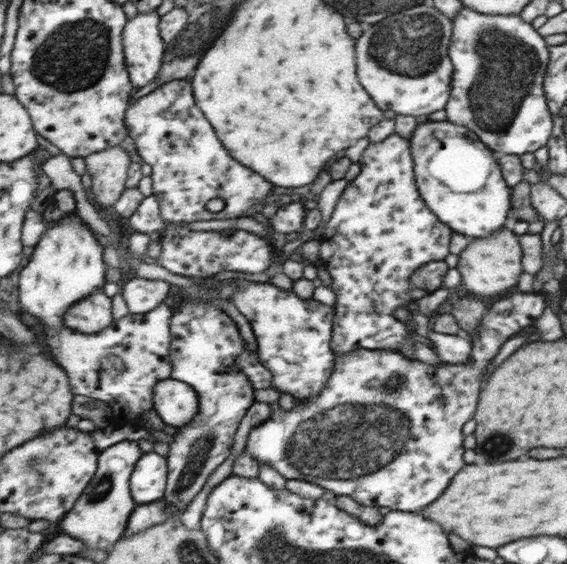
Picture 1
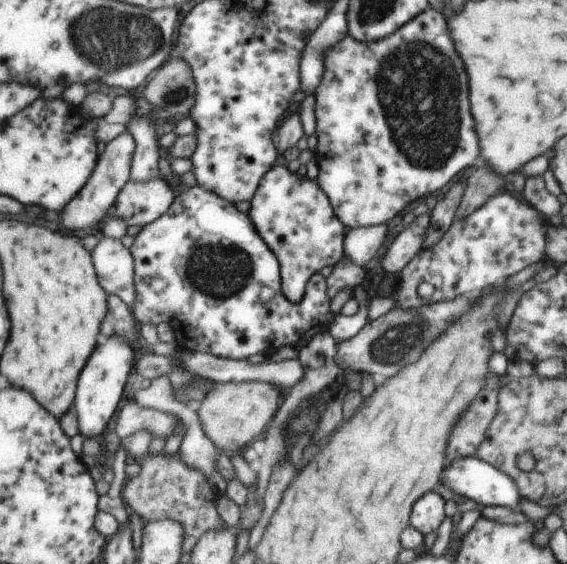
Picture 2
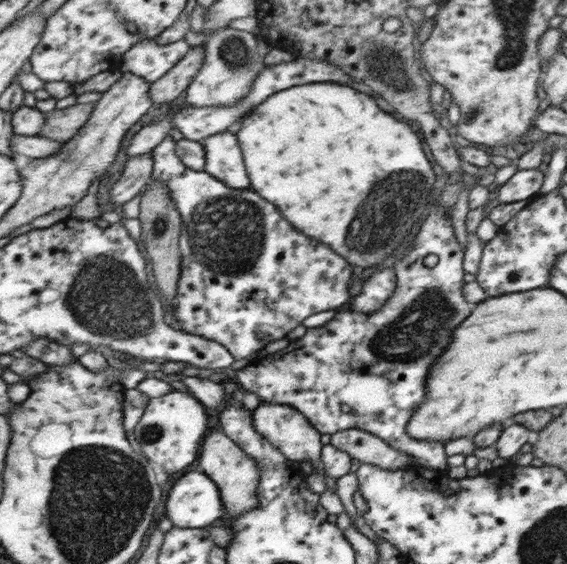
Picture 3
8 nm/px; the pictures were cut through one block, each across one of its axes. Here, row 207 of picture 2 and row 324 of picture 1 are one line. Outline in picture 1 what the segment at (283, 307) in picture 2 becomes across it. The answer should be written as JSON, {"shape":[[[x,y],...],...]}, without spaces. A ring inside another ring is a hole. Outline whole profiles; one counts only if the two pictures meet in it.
{"shape":[[[184,298],[173,312],[172,378],[189,383],[196,390],[201,408],[187,425],[177,428],[169,442],[168,488],[163,499],[170,512],[184,512],[209,474],[229,456],[239,421],[257,403],[253,383],[239,371],[232,370],[235,358],[246,346],[238,332],[235,322],[209,300]]]}

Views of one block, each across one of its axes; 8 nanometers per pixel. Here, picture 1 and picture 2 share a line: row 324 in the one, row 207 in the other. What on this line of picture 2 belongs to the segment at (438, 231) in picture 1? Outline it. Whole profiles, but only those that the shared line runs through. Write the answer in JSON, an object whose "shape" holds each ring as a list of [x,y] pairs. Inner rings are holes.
{"shape":[[[431,8],[408,20],[401,28],[395,29],[389,38],[377,40],[377,42],[355,42],[355,38],[341,38],[331,48],[327,48],[323,55],[323,72],[321,79],[314,89],[314,114],[316,125],[314,134],[316,136],[316,147],[313,150],[313,157],[318,167],[318,174],[315,182],[328,197],[330,205],[335,210],[336,217],[344,226],[350,229],[357,227],[370,227],[391,220],[398,213],[401,213],[413,200],[421,199],[439,188],[443,188],[457,172],[461,172],[467,166],[473,166],[479,158],[479,145],[477,144],[476,128],[473,128],[473,120],[469,114],[469,100],[467,100],[467,76],[463,70],[463,64],[447,36],[445,20],[439,12]]]}

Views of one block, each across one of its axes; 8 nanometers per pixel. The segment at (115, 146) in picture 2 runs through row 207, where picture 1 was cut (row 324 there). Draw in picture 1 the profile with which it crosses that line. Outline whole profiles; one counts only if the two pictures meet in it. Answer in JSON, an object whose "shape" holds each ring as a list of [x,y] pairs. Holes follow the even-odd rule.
{"shape":[[[103,290],[84,298],[65,314],[65,326],[82,334],[98,334],[115,322],[113,317],[113,298]]]}

